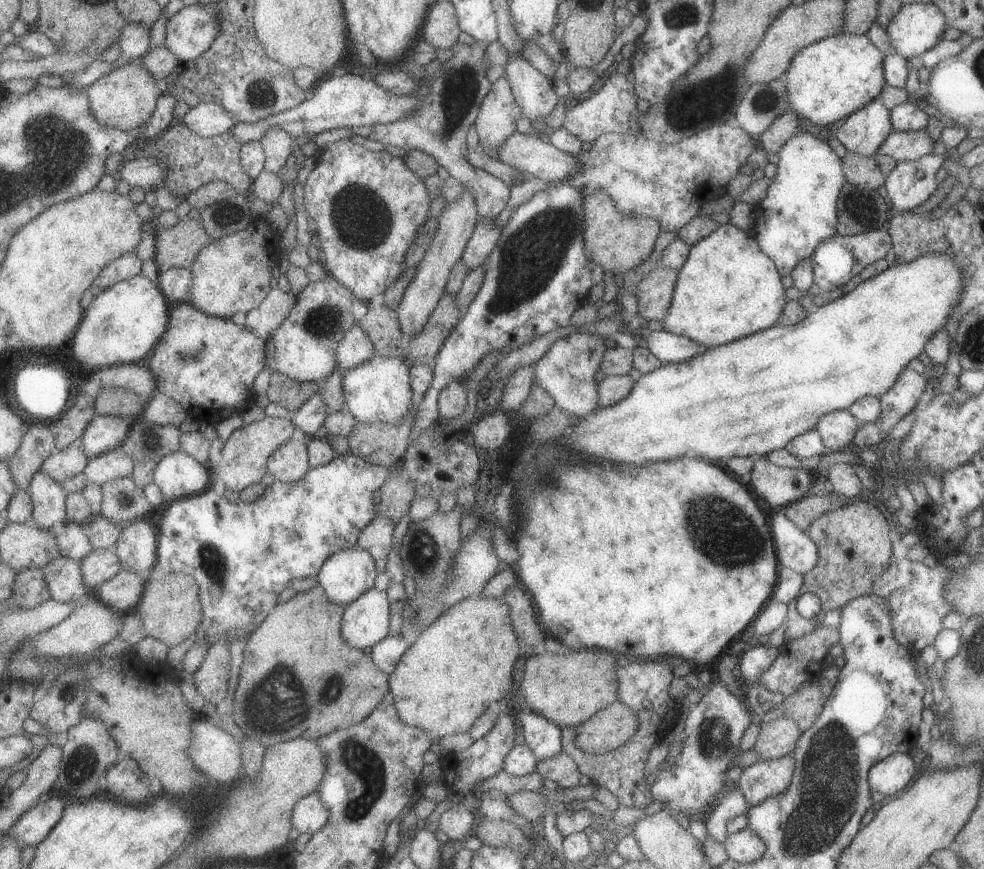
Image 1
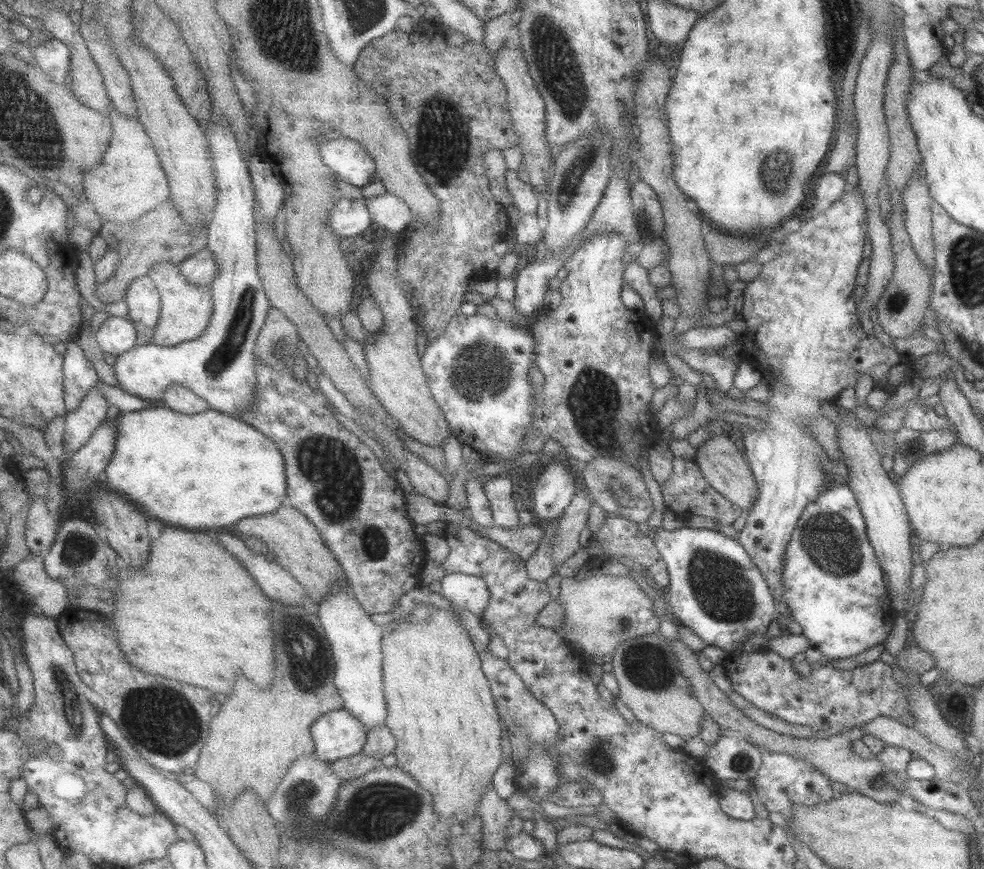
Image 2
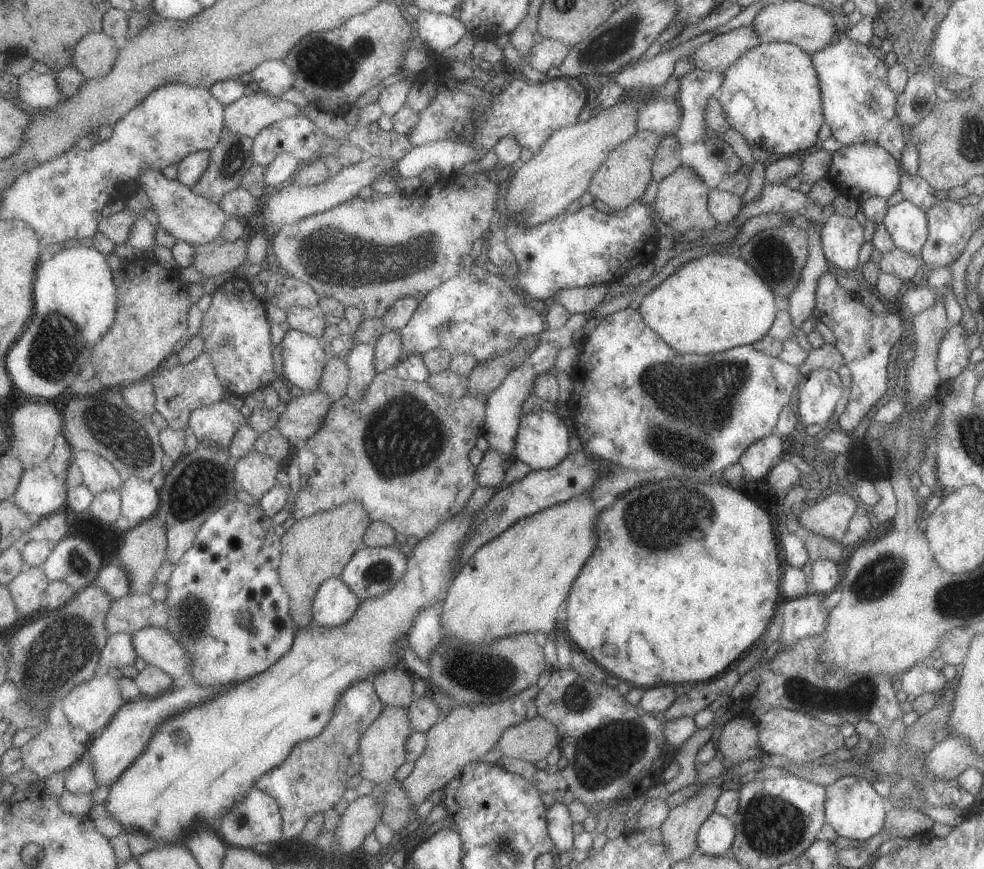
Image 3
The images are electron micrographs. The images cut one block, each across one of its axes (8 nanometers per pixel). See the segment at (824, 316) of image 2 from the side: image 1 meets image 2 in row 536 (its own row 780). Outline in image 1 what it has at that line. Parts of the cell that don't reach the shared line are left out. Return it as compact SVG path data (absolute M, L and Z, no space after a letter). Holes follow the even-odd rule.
M791 755L778 759L761 759L744 768L736 783L747 806L755 806L768 796L783 792L794 771Z

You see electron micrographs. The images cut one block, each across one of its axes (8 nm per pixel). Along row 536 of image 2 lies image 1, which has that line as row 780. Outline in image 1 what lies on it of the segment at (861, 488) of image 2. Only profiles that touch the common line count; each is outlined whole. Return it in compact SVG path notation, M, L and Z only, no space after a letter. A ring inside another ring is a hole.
M893 753L877 761L868 770L868 785L871 791L884 796L896 795L907 782L915 779L916 767L908 753Z

